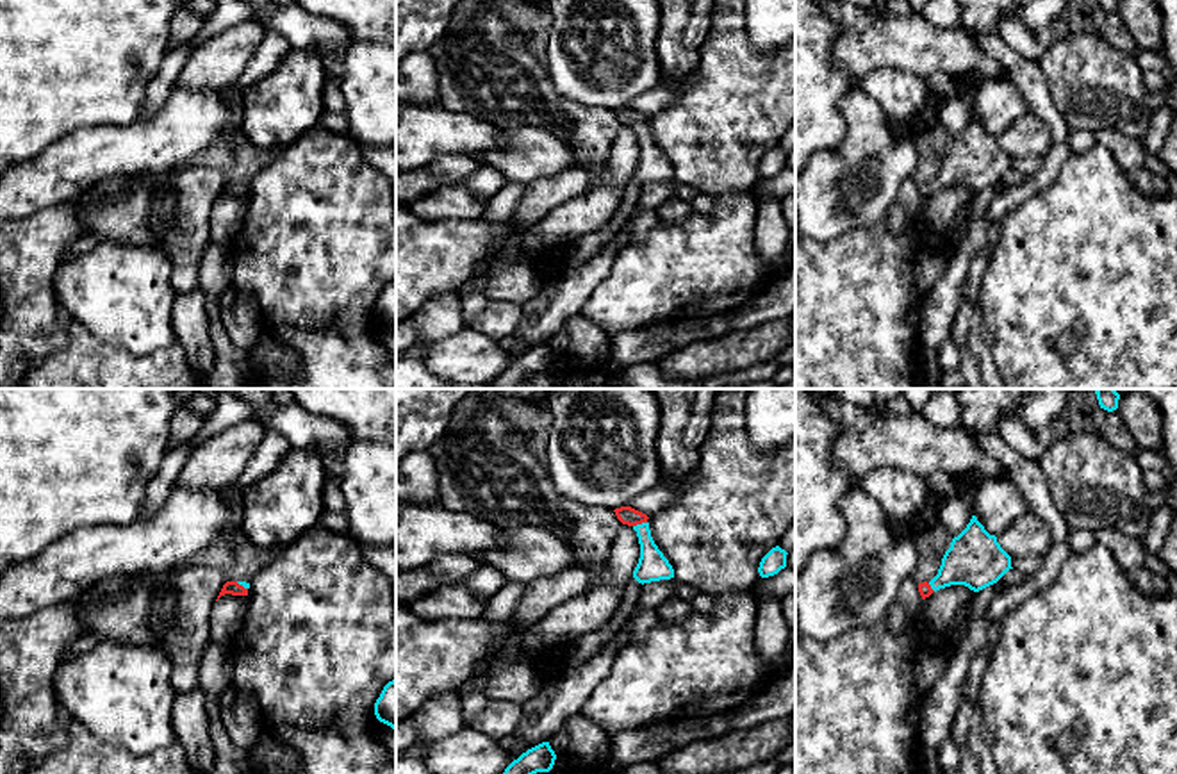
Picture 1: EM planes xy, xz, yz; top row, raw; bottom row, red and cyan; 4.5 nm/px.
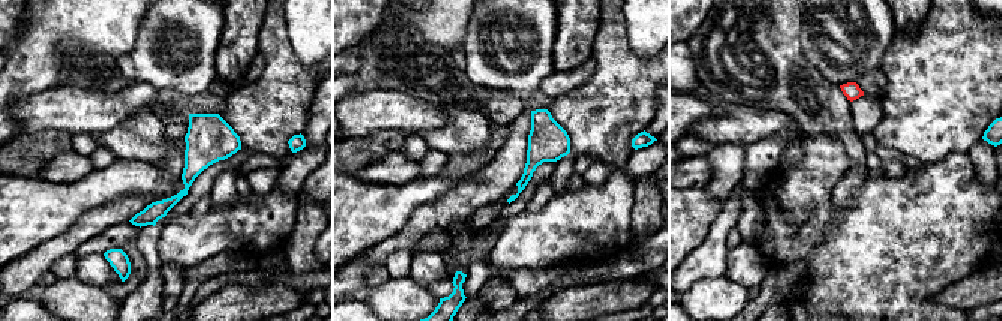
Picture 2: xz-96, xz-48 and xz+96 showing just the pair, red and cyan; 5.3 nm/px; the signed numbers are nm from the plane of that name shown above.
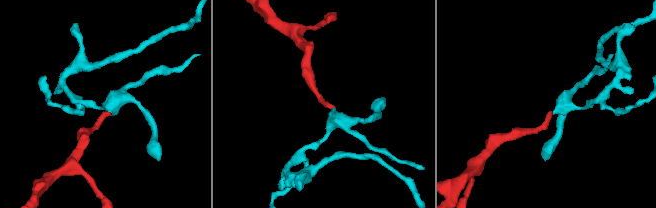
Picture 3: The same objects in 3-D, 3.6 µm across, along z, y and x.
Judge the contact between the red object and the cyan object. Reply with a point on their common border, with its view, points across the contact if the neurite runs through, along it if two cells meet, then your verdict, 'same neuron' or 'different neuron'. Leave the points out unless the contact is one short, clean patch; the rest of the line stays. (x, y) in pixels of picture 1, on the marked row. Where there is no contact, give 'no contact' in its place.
contact xz (639, 523); way xz (628, 516), (639, 523), (653, 566); same neuron

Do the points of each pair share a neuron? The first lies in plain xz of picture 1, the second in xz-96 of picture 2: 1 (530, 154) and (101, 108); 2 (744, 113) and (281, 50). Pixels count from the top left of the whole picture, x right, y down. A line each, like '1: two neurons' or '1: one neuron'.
1: two neurons
2: one neuron

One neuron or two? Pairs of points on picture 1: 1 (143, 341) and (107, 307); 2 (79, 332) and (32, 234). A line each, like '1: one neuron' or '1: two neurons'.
1: one neuron
2: two neurons

